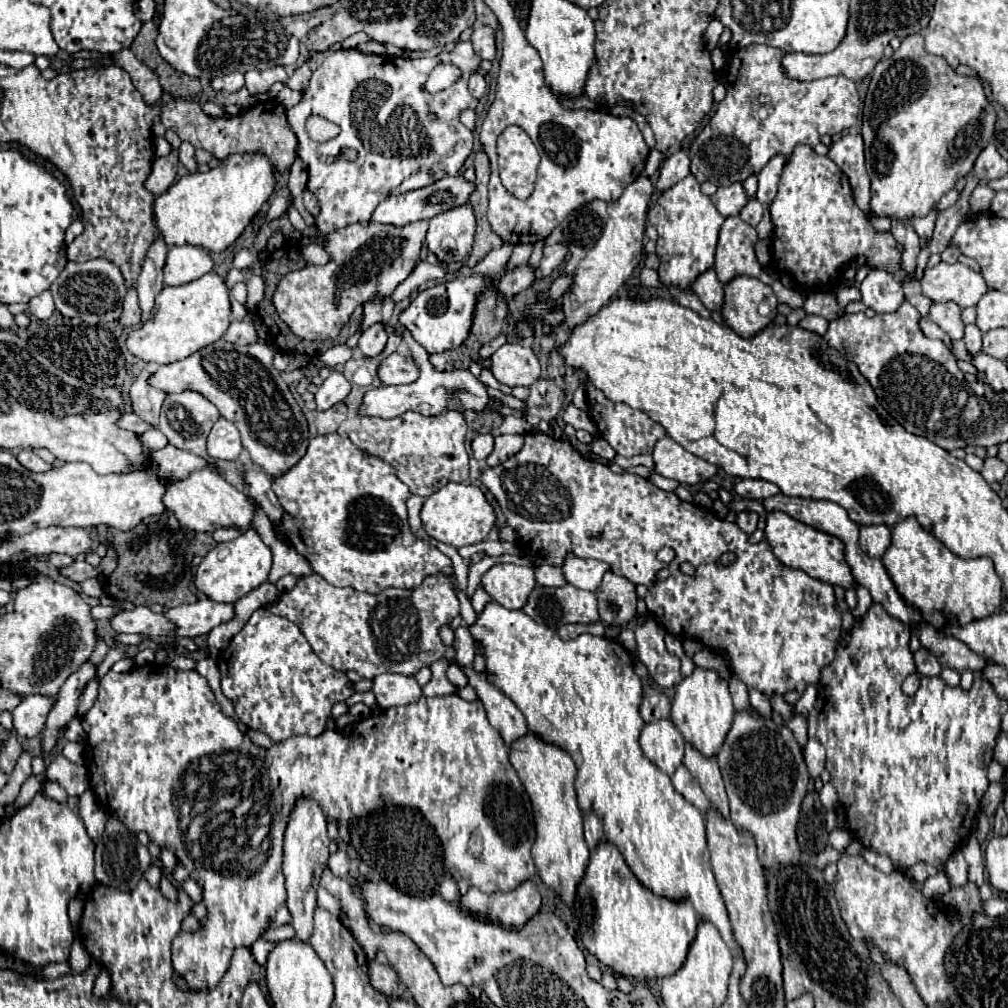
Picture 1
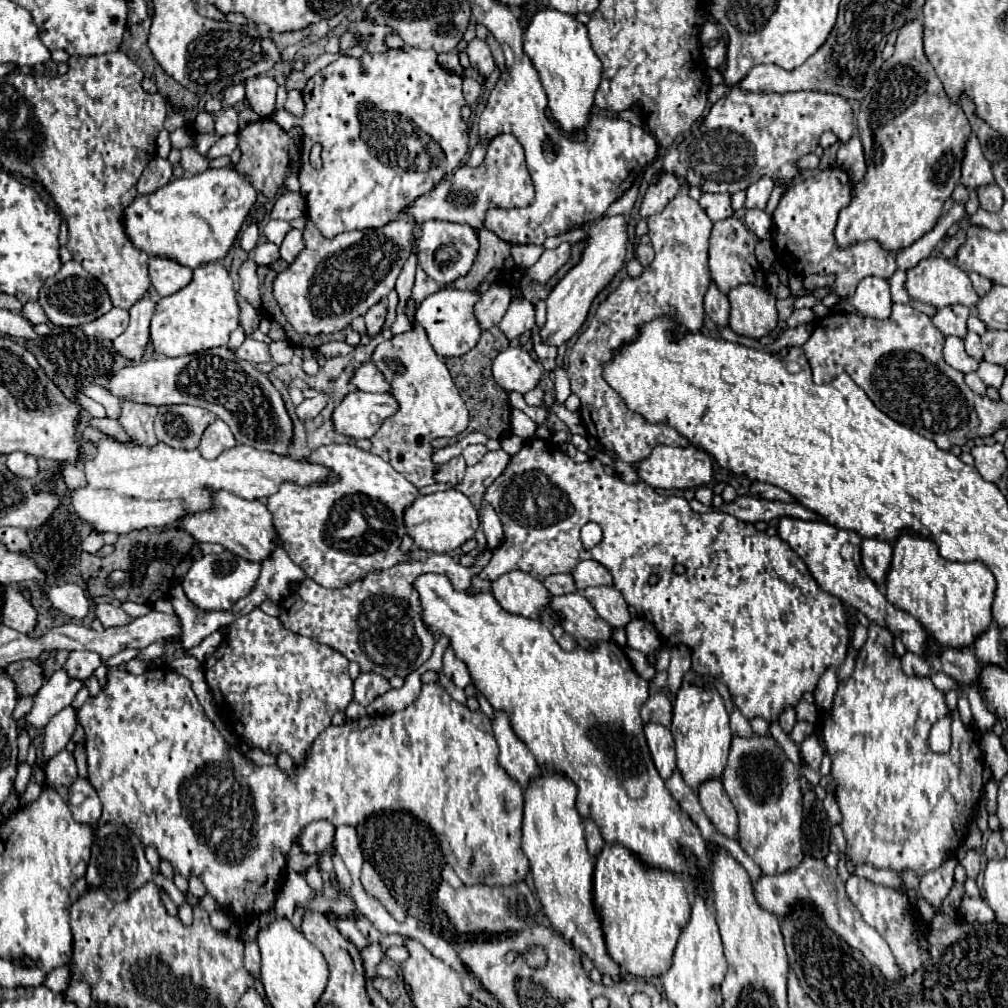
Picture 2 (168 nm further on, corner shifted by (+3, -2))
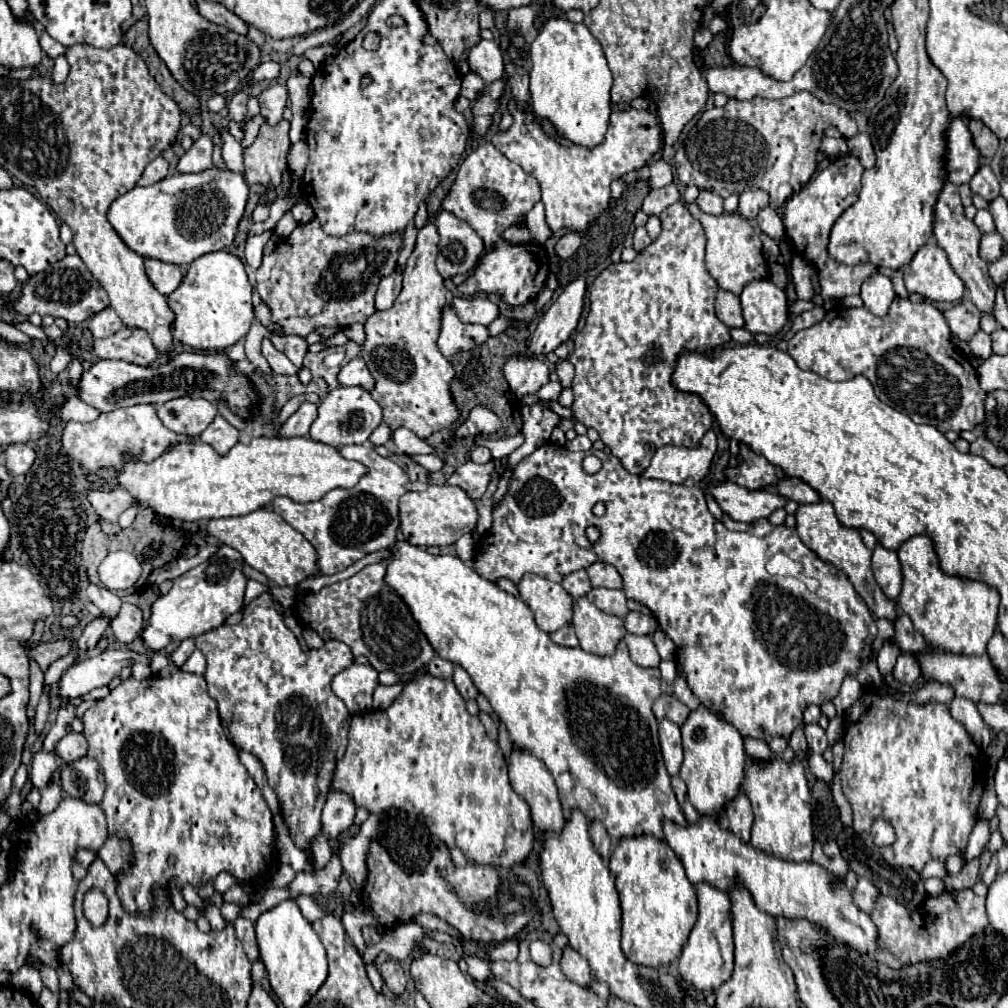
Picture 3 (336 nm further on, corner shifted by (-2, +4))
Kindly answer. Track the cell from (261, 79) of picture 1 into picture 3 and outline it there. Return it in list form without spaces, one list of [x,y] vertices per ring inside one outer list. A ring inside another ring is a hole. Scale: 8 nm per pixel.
[[[271,84],[259,94],[261,116],[269,126],[277,126],[283,118],[283,110],[287,106],[287,88],[283,84]]]

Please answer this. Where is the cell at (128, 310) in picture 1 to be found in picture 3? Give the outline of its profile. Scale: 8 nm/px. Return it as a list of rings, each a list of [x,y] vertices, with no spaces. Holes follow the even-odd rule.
[[[105,308],[97,314],[93,314],[93,318],[89,320],[89,330],[95,338],[109,338],[115,332],[119,332],[121,328],[123,328],[123,322],[113,312],[113,308]]]

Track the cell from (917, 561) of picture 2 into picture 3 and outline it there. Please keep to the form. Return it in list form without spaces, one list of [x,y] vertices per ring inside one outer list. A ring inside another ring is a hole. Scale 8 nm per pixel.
[[[913,536],[897,550],[903,568],[903,590],[899,608],[911,618],[927,644],[953,654],[985,654],[987,642],[997,626],[999,592],[977,580],[947,576],[939,568],[933,542],[927,536]]]

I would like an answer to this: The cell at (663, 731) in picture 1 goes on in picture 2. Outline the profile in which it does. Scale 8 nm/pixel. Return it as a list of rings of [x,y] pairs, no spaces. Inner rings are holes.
[[[646,724],[644,734],[660,778],[668,780],[670,774],[676,770],[676,750],[674,750],[674,738],[670,730],[660,724]]]

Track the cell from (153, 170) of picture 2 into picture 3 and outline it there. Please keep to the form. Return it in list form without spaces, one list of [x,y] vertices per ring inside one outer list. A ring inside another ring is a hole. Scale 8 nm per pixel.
[[[157,156],[157,158],[145,168],[145,172],[143,172],[143,176],[137,180],[137,184],[139,184],[139,186],[151,186],[151,184],[163,180],[167,174],[169,174],[169,164],[167,164],[167,160],[165,160],[163,156]]]

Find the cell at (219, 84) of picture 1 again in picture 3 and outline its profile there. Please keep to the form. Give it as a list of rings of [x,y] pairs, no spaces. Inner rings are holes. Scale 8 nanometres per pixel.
[[[237,90],[229,102],[229,120],[235,122],[243,122],[245,114],[247,114],[247,92],[245,90]]]

